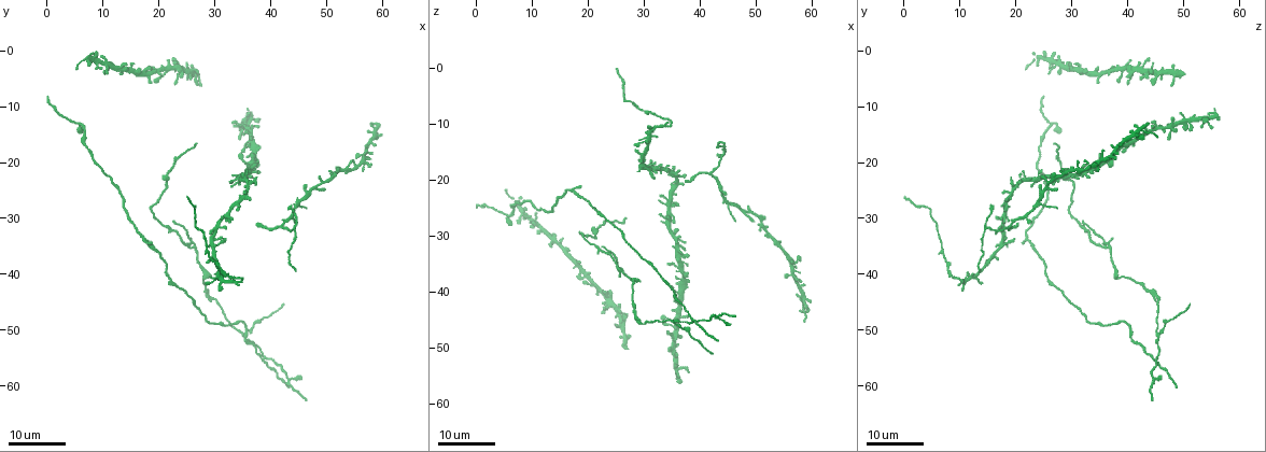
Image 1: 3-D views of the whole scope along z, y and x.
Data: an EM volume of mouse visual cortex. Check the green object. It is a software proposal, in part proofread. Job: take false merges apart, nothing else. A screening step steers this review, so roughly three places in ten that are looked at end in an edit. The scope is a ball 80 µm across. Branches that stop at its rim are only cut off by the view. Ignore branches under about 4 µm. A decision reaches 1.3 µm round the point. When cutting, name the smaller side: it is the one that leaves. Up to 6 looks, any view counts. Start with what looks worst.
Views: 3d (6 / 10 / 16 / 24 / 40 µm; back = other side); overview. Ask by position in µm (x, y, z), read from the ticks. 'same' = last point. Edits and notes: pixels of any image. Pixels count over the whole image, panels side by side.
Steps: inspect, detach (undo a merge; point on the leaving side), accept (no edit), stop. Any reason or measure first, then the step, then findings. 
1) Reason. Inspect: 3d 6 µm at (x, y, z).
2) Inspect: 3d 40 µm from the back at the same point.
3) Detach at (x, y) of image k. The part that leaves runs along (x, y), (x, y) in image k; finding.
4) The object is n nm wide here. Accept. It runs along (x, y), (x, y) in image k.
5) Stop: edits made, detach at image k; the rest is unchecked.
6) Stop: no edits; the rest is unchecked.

A fork. Inspect: 3d 24 µm at (42.0, 31.5, 19.0).

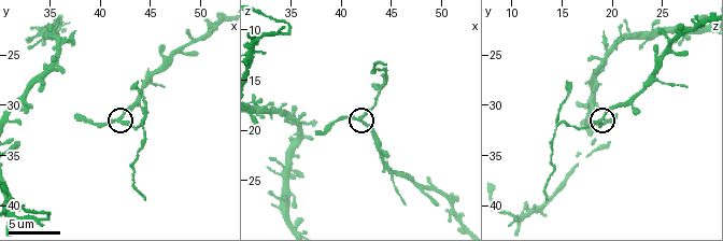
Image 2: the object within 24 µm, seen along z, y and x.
Inspect: 3d 6 µm at (42.2, 31.6, 18.8).

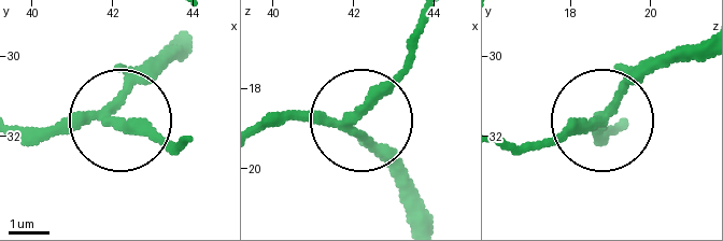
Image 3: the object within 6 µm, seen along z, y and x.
3 arms meet here. Detach at (155, 133) of image 3. The part that leaves runs along (115, 121), (180, 141) in image 3; two neurons meet here.

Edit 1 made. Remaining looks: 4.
Redraw. Inspect: overview.

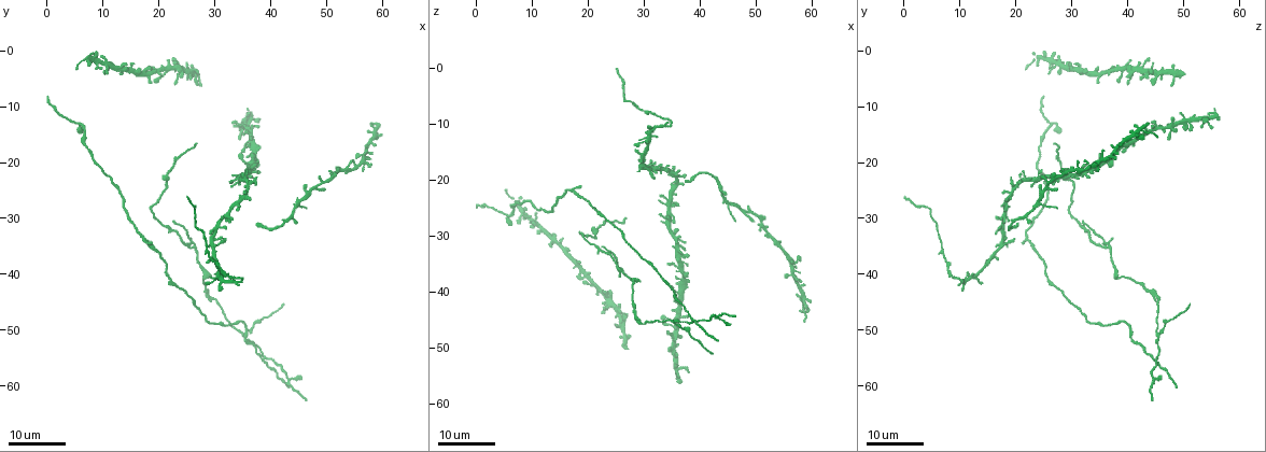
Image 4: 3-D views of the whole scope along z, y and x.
Three-way junction. Inspect: 3d 16 µm at (35.0, 13.5, 44.5).

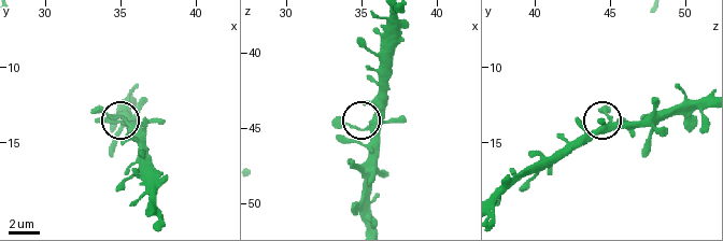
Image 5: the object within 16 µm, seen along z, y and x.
Inspect: 3d 6 µm at (35.4, 13.8, 45.0).

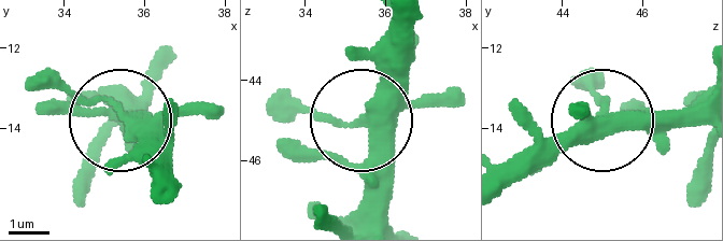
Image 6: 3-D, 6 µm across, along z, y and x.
3 arms meet here. Accept. All the same neuron.

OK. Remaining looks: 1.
Sudden change in width. Inspect: 3d 6 µm at (34.2, 41.4, 10.6).

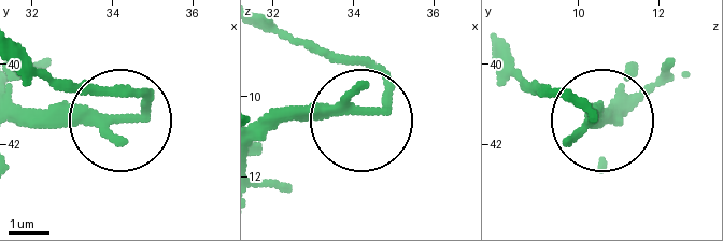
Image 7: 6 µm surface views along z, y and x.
Detach at (122, 84) of image 7. The part that leaves runs along (144, 114), (141, 97), (83, 90), (22, 45) in image 7; a second neuron is stuck on.

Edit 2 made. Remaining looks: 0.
Stop: edits made, detach at image 3, detach at image 7; the rest is unchecked.

